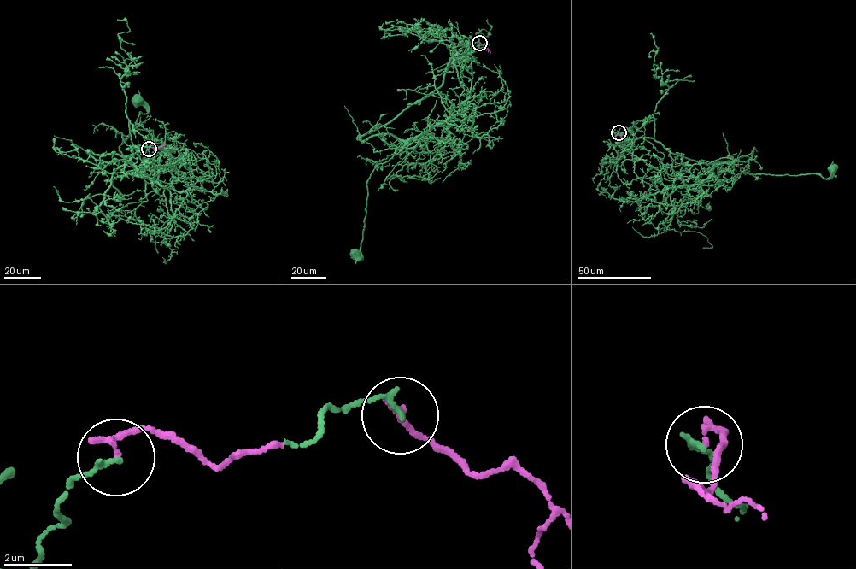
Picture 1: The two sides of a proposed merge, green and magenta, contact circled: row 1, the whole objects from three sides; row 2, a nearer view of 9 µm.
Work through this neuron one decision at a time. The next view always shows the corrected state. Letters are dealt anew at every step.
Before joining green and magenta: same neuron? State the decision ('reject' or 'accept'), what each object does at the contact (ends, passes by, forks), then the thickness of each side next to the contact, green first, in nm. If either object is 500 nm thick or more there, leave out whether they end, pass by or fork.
reject | green ends | magenta ends | 150/160 nm

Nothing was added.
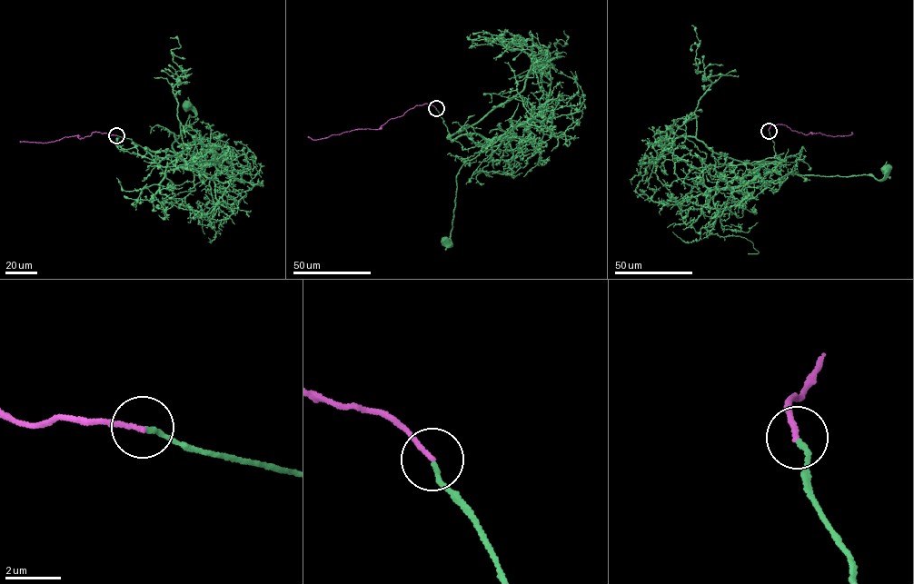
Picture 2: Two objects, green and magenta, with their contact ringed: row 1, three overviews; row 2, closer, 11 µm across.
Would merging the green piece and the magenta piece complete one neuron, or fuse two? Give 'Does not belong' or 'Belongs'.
Belongs

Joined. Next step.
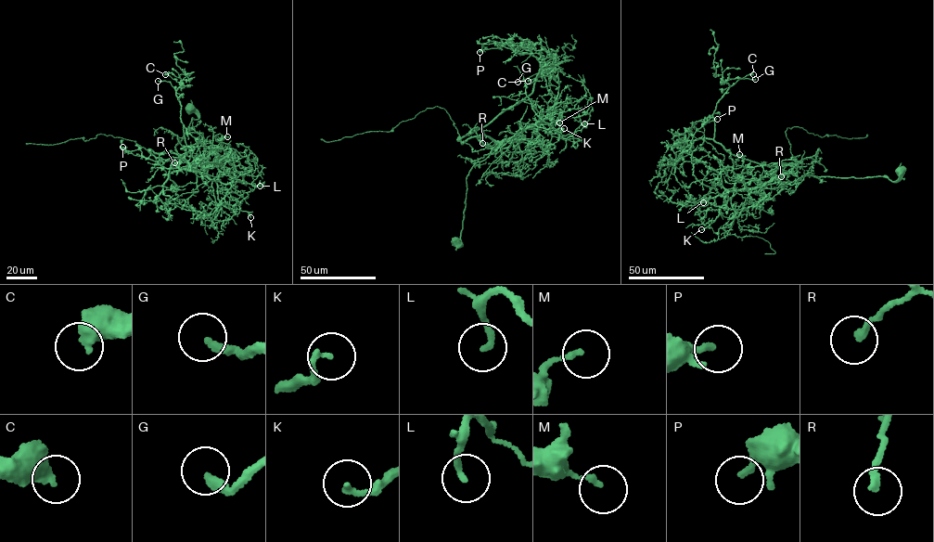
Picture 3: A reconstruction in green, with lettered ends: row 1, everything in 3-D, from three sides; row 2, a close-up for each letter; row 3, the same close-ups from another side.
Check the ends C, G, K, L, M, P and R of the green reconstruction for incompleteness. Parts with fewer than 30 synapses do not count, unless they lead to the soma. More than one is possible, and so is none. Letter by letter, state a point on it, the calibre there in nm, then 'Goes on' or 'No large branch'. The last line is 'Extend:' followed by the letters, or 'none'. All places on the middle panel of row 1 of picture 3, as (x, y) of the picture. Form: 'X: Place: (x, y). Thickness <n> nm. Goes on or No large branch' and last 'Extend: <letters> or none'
C: Place: (528, 81). Thickness 600 nm. No large branch
G: Place: (518, 82). Thickness 280 nm. Goes on
K: Place: (564, 128). Thickness 160 nm. No large branch
L: Place: (584, 123). Thickness 200 nm. No large branch
M: Place: (559, 122). Thickness 150 nm. No large branch
P: Place: (479, 52). Thickness 200 nm. No large branch
R: Place: (482, 143). Thickness 200 nm. No large branch
Extend: G

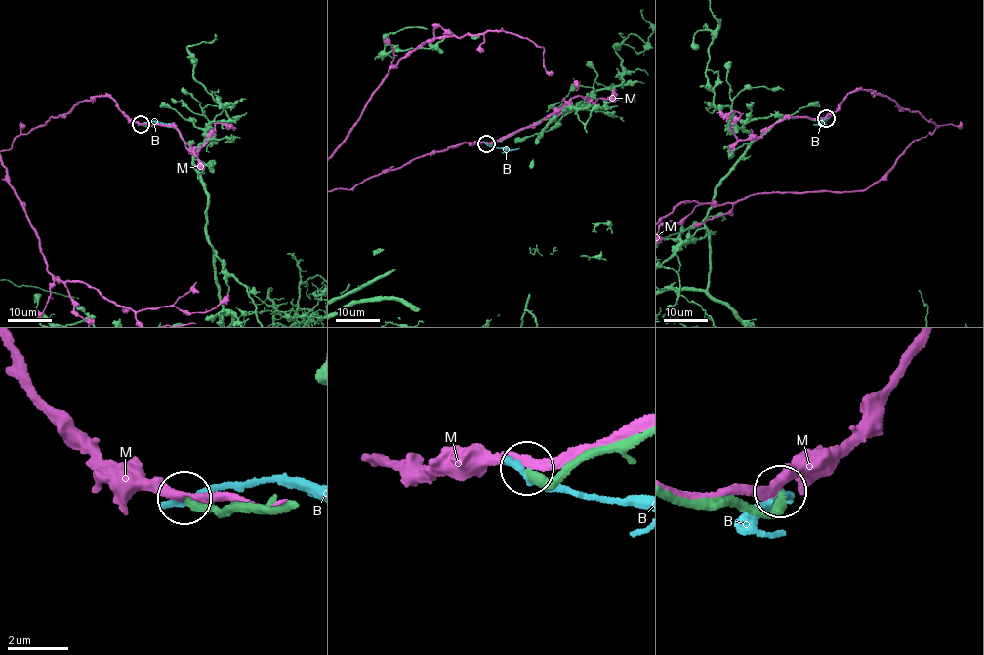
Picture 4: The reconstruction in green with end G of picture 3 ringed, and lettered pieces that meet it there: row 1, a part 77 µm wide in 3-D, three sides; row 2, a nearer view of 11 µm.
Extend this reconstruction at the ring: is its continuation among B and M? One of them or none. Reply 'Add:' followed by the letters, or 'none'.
Add: none

